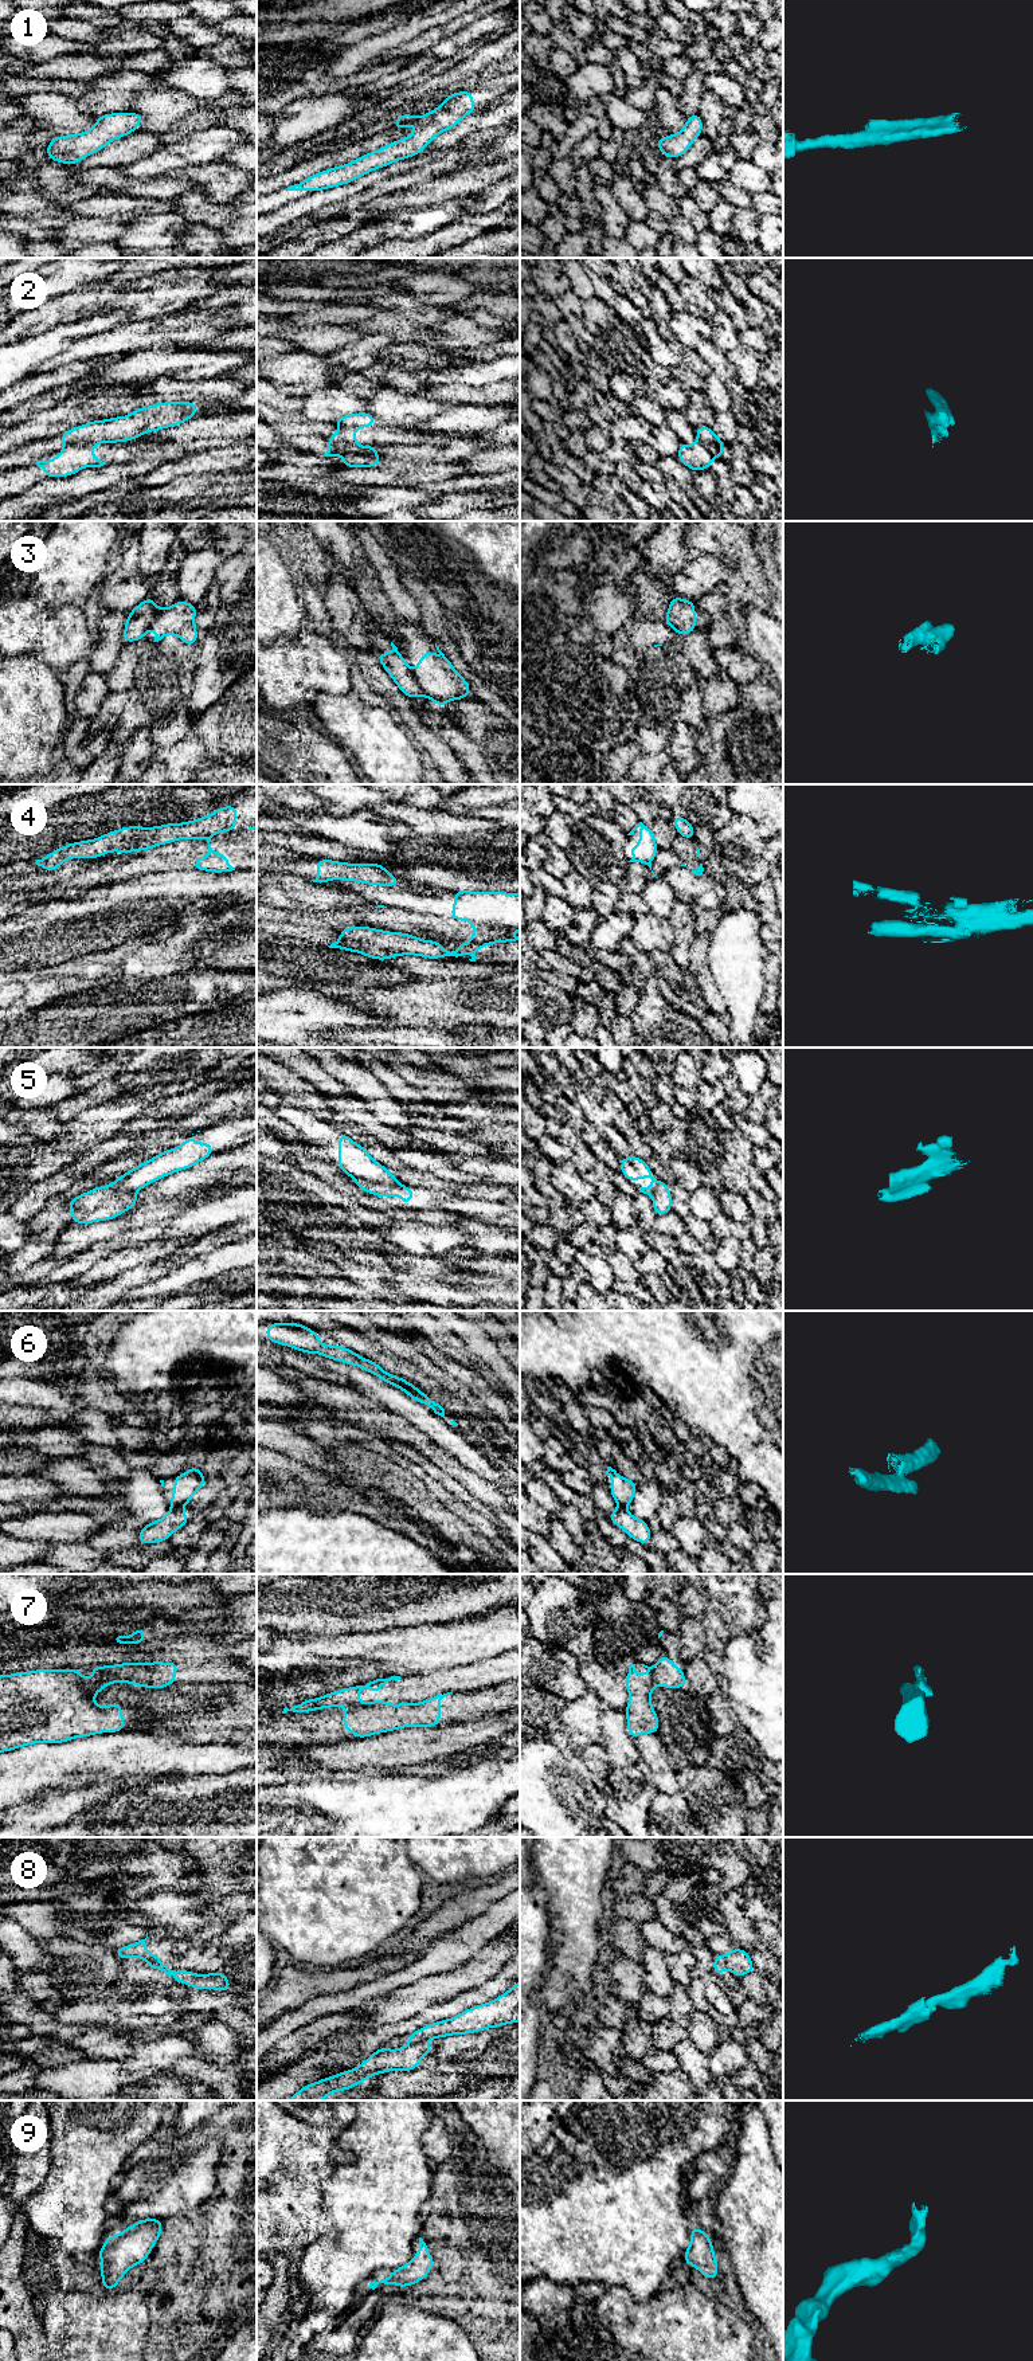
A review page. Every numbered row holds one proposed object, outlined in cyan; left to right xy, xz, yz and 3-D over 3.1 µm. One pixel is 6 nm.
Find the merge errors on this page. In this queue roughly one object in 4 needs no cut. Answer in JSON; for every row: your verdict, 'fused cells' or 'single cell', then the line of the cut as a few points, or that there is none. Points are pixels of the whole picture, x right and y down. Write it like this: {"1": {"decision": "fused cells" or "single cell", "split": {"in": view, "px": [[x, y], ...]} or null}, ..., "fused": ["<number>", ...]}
{"1": {"decision": "single cell", "split": null}, "2": {"decision": "fused cells", "split": {"in": "xy", "px": [[94, 443], [70, 443], [65, 446]]}}, "3": {"decision": "fused cells", "split": {"in": "xz", "px": [[411, 670], [423, 695]]}}, "4": {"decision": "fused cells", "split": {"in": "xy", "px": [[211, 834], [203, 837]]}}, "5": {"decision": "fused cells", "split": {"in": "xz", "px": [[353, 1178], [394, 1186]]}}, "6": {"decision": "fused cells", "split": {"in": "xy", "px": [[172, 1506], [179, 1507]]}}, "7": {"decision": "fused cells", "split": {"in": "xz", "px": [[387, 1702], [353, 1706]]}}, "8": {"decision": "fused cells", "split": {"in": "xy", "px": [[147, 1960], [161, 1965]]}}, "9": {"decision": "single cell", "split": null}, "fused": ["2", "3", "4", "5", "6", "7", "8"]}

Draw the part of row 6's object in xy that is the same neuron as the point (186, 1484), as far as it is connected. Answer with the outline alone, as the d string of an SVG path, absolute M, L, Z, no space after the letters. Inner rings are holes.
M192 1467L180 1476L172 1477L175 1489L171 1495L172 1507L188 1506L195 1492L204 1487L207 1477L199 1467Z

